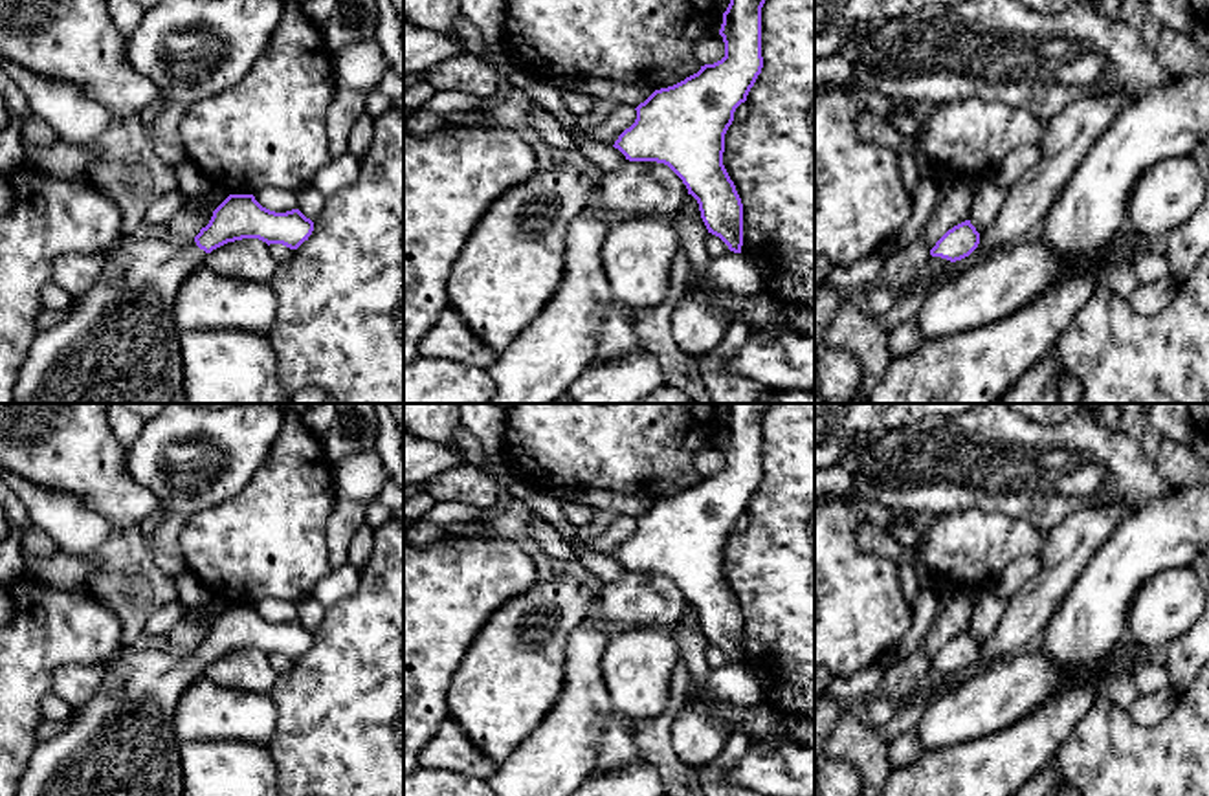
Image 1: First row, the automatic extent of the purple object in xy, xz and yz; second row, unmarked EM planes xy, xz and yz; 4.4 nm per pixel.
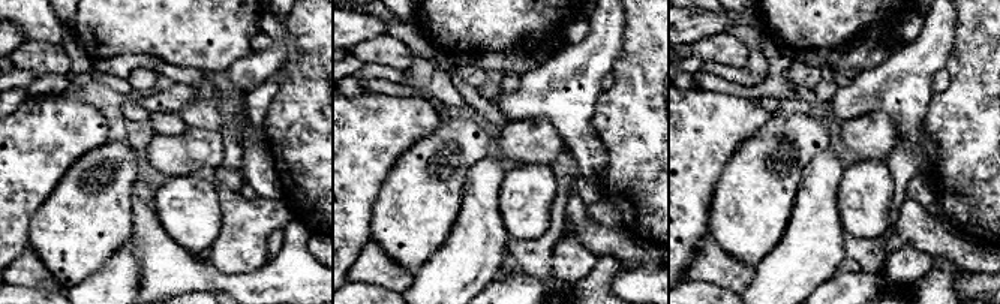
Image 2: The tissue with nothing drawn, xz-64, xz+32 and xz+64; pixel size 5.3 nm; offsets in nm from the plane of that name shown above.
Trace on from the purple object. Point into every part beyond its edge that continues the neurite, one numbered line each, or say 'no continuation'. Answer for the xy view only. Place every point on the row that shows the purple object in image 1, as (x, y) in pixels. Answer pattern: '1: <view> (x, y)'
1: xy (120, 343)

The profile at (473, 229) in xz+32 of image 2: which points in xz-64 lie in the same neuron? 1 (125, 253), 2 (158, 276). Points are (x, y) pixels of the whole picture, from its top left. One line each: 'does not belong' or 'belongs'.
1: belongs
2: does not belong

